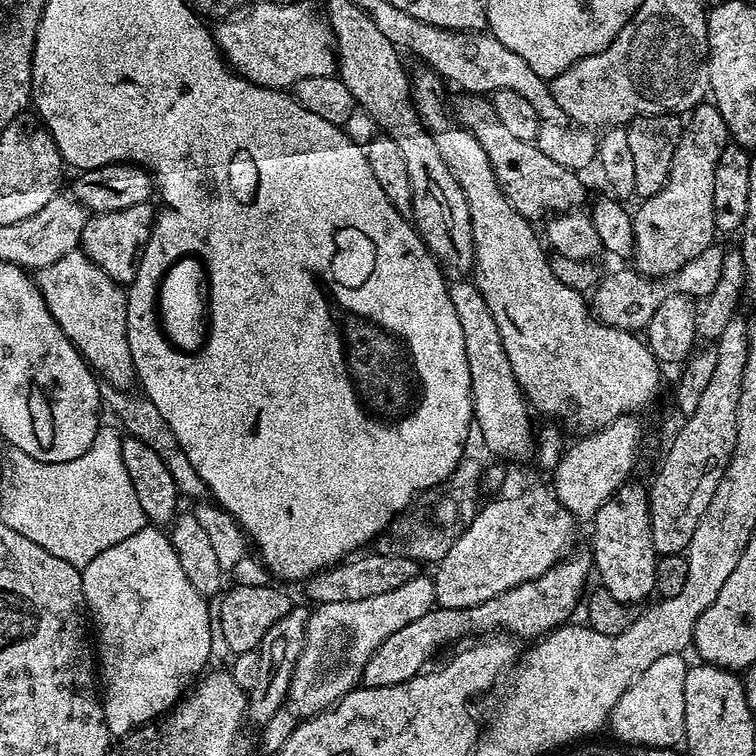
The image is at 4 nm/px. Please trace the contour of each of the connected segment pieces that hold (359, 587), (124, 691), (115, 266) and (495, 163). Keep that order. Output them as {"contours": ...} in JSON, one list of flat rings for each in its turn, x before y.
{"contours":[[[375,550,369,551,369,556,359,556,345,558,338,564,317,571,316,575,303,581,302,588,312,599,313,605,330,602,359,602,361,598,375,598,377,594,387,594,390,590,398,590,398,586,406,586,410,578,419,576,422,572,421,561,414,558,387,556,378,554]],[[146,526,138,530,138,534,122,538,118,546,102,550,102,554,95,556,82,569,80,577,87,615,94,628,96,623,100,631,98,672,102,677,104,721,109,737,119,738,163,716,209,667,212,636,214,640,214,616,208,613,209,601,200,596,186,579,182,565,178,562,178,554,174,554,171,539,155,526]],[[151,203,89,215,86,230,82,230,80,248,113,282,121,286,131,285,152,237,152,226,156,223,157,215,157,209]],[[469,94,460,97,461,100,456,104,455,119,459,127,465,128,474,134,474,138,478,138,478,142,482,142,482,150,486,150,486,158,490,158,502,194,506,194,510,206,514,206,518,214,536,222,539,216,547,217,549,214,570,212,581,207,584,184,577,173,558,166,554,158,546,158,535,142,514,138,514,134,509,134,506,126,498,122,498,114,494,114,491,99]]]}

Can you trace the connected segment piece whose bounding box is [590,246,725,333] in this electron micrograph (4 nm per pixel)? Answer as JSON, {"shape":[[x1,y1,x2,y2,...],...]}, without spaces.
{"shape":[[713,246,702,250,698,258,686,262,682,270,678,270,672,276,649,278,631,267,620,268,613,276,605,275,596,285,590,296,590,308,596,319,606,326,626,330,627,332,639,333,647,329,650,318,654,318,654,310,666,302,671,296,690,296,693,298,707,298,718,286,718,278,722,270,725,249]]}

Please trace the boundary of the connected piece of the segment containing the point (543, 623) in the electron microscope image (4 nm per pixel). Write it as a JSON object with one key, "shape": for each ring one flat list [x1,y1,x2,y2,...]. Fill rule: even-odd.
{"shape":[[573,551,563,557,546,574,536,580,527,580,516,588,506,590,486,602,473,608,441,608,422,614,422,618,410,622,410,626,402,626,370,654,364,667,362,677,363,687,381,688,382,686,398,686,410,678,421,675,429,667,428,659,439,650,443,644,452,644,455,640,467,641,481,634,504,634,509,637,532,636,543,638,561,624,573,619,572,611,576,603,581,603,585,595,584,583,588,580,588,572,593,571,592,557,587,551]]}

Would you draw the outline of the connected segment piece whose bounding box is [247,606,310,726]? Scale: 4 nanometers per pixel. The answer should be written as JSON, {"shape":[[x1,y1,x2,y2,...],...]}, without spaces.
{"shape":[[294,606,286,618,281,618,266,630,266,638,262,638,258,649,258,675,254,686,248,691,248,715,247,719,262,726,274,718,279,708,285,707,286,697,294,674,294,666,298,662,298,654,302,654,302,646,306,638,306,626,308,625,309,609]]}

